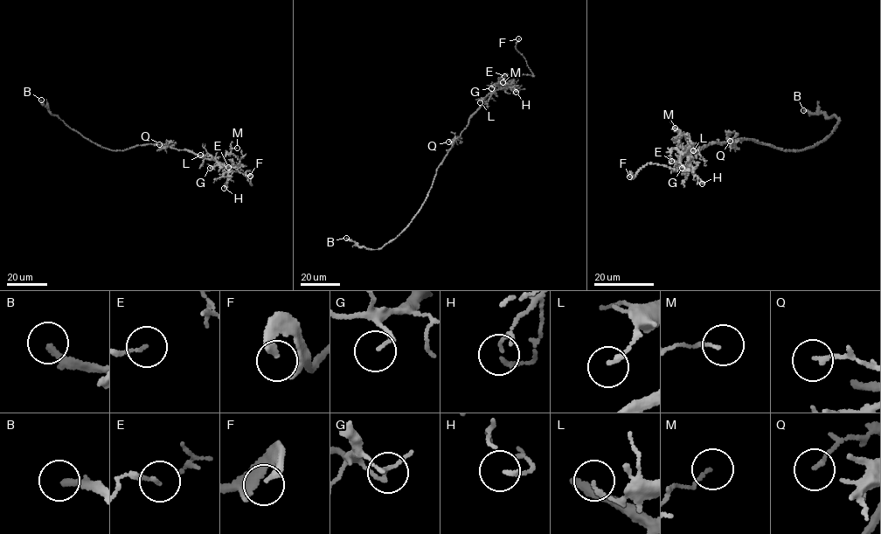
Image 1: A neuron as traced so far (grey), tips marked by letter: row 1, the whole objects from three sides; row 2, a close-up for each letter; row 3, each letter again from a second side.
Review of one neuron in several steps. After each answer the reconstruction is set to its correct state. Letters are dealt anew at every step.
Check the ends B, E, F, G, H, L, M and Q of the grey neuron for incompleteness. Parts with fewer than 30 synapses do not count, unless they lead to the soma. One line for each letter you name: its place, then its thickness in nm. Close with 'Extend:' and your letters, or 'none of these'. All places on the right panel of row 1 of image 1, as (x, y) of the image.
B: at (803, 110); 260 nm thick
F: at (629, 176); 240 nm thick
Extend: B, F

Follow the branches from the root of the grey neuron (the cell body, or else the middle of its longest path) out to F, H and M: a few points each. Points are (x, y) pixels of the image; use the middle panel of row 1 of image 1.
F: (450, 149), (469, 118), (490, 94), (517, 77), (533, 74), (525, 59), (516, 50), (518, 38)
H: (450, 149), (469, 118), (490, 94), (509, 86), (517, 91), (516, 92)
M: (450, 149), (472, 115), (490, 94), (503, 88), (498, 85), (502, 82)

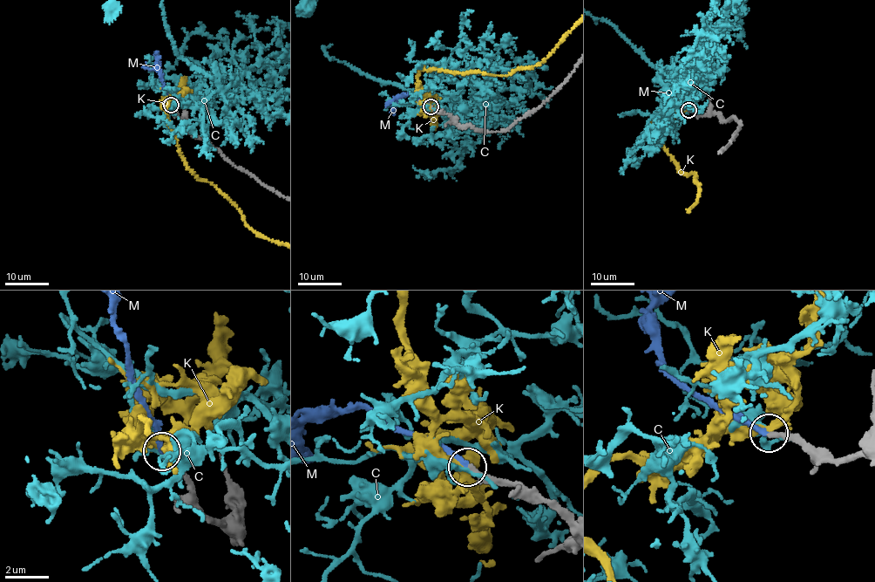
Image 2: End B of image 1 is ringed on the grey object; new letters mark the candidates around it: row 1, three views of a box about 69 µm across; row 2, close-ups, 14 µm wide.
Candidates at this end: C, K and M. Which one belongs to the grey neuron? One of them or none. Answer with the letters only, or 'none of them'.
M

